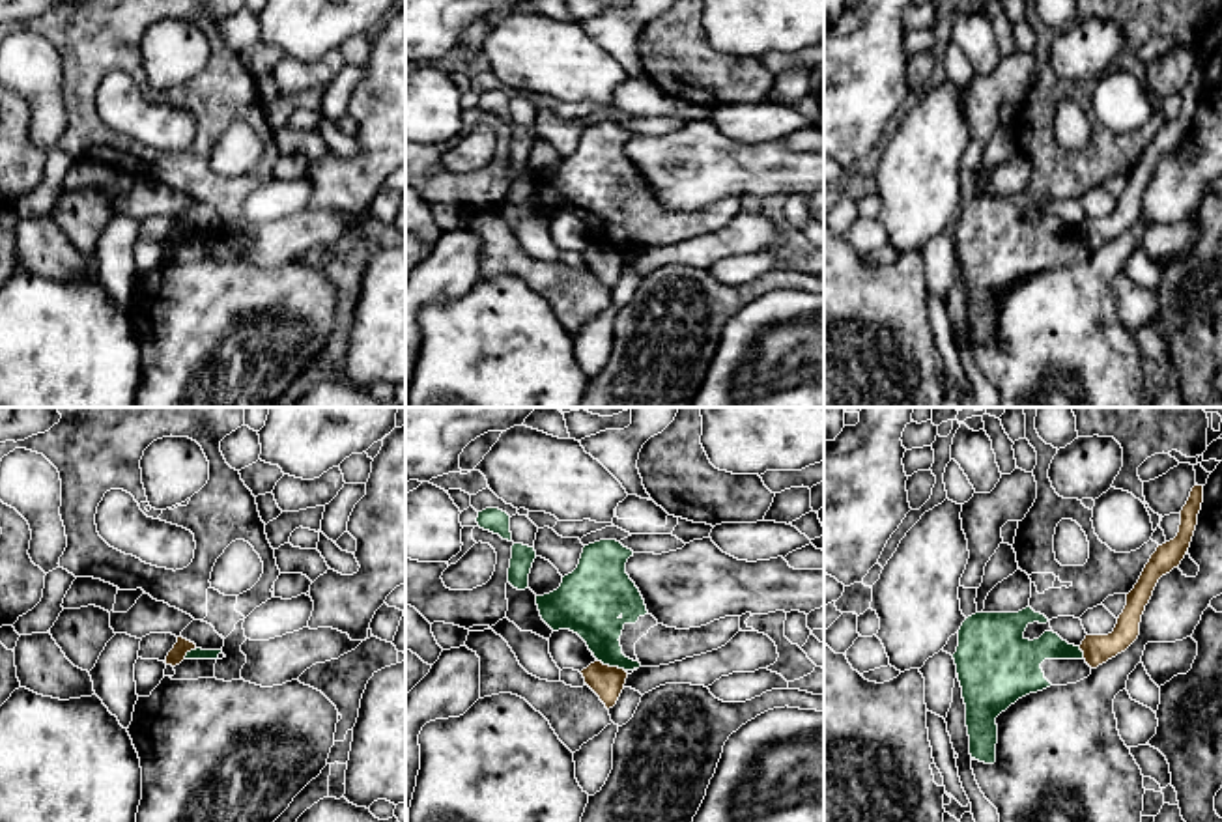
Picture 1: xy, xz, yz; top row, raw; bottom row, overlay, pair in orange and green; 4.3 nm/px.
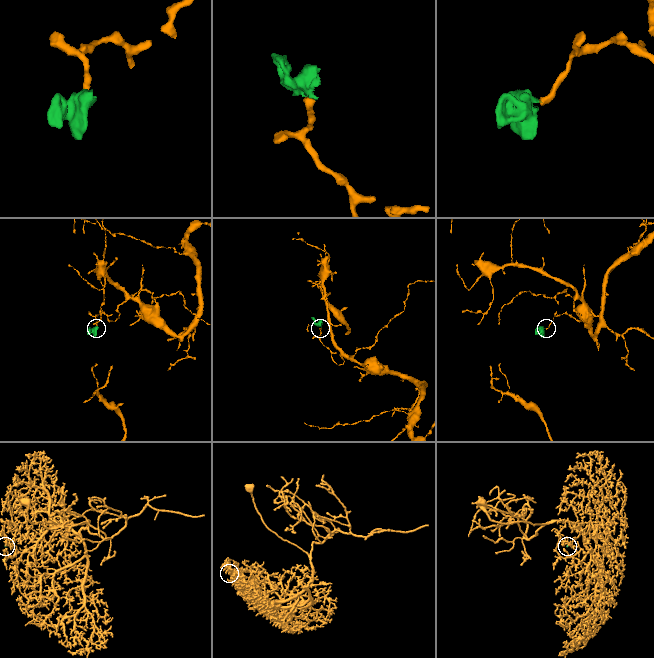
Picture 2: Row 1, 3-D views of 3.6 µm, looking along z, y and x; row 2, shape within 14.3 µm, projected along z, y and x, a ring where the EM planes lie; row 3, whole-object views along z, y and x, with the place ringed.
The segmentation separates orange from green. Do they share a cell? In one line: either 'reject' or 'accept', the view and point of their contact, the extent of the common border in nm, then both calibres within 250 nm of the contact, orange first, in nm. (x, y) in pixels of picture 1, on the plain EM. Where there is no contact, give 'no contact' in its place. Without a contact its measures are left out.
reject; contact xz (611, 249); length 130 nm; calibres 140 and 220 nm

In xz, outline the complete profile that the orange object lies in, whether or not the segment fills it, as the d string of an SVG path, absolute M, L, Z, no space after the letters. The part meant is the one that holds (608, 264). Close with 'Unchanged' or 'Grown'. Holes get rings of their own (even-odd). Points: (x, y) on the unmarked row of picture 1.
M602 243L590 245L581 256L585 265L600 278L607 291L617 286L628 260L624 250L609 248Z. Unchanged

